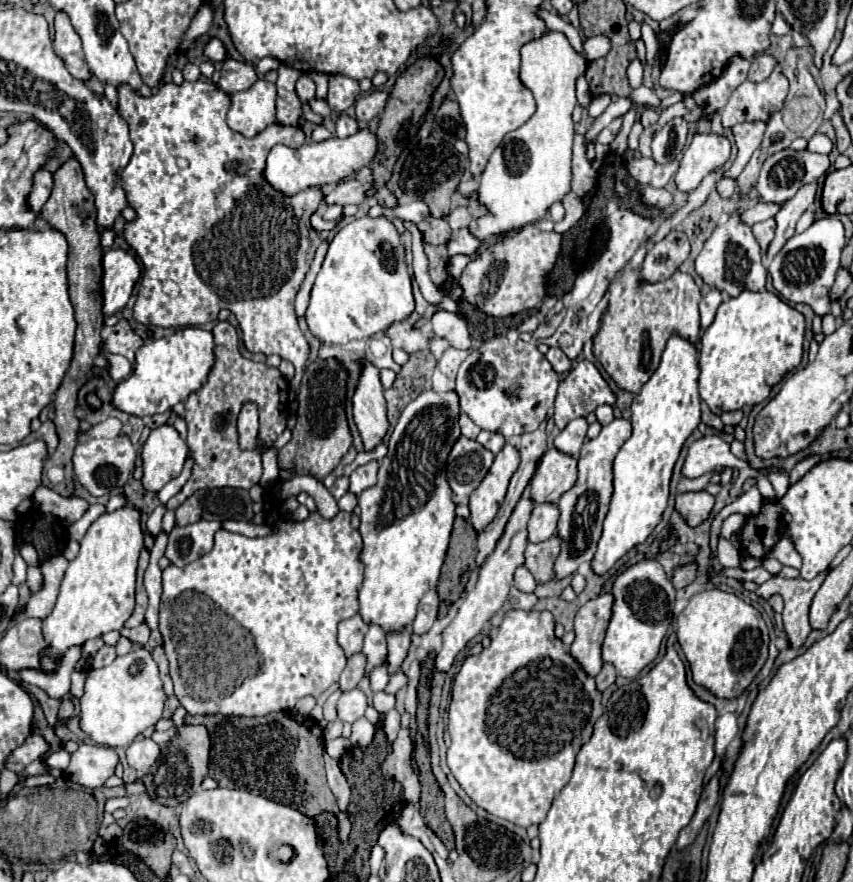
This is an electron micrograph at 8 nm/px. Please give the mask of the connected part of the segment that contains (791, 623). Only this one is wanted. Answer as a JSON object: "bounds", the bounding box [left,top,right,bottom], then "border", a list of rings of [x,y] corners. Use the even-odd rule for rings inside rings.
{"bounds":[756,570,830,648],"border":[[[830,570],[820,572],[810,582],[804,578],[786,580],[780,576],[772,576],[768,582],[758,586],[758,590],[756,590],[756,594],[762,598],[774,596],[774,594],[780,594],[784,598],[782,620],[784,620],[784,630],[788,634],[792,648],[800,648],[812,630],[812,626],[808,622],[810,602],[814,598],[814,594],[818,592],[818,588],[822,586],[822,582],[826,580],[828,572]]]}

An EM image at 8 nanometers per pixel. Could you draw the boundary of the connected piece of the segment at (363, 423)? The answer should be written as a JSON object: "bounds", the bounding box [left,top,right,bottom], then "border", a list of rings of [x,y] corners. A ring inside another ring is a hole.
{"bounds":[354,364,390,452],"border":[[[366,364],[360,376],[360,384],[354,392],[354,422],[362,434],[364,450],[370,452],[382,444],[390,424],[386,416],[384,388],[380,382],[380,370]]]}

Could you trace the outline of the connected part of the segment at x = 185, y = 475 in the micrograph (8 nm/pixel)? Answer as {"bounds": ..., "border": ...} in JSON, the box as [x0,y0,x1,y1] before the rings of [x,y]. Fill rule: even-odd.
{"bounds":[157,457,194,504],"border":[[[188,457],[180,476],[174,478],[174,480],[171,480],[157,493],[157,497],[162,504],[166,504],[168,500],[176,495],[184,486],[184,484],[188,481],[191,476],[193,464],[194,461],[190,457]]]}

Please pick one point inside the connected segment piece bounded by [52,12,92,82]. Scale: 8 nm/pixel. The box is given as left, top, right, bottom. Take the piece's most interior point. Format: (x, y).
(66, 44)

